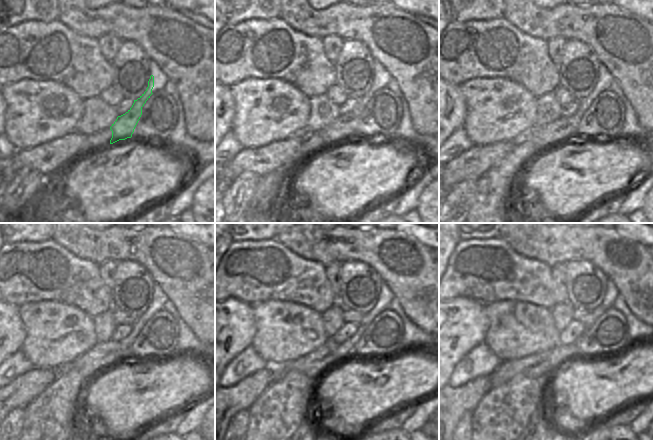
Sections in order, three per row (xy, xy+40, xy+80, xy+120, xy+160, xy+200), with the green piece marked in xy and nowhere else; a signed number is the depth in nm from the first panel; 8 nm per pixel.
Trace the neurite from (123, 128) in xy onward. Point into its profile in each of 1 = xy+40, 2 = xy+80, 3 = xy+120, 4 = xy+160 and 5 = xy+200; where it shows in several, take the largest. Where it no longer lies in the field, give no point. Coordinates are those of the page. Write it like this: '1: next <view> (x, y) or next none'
1: next xy+40 (344, 126)
2: next xy+80 (562, 129)
3: next xy+120 (103, 355)
4: next xy+160 (313, 365)
5: next xy+200 (534, 366)

